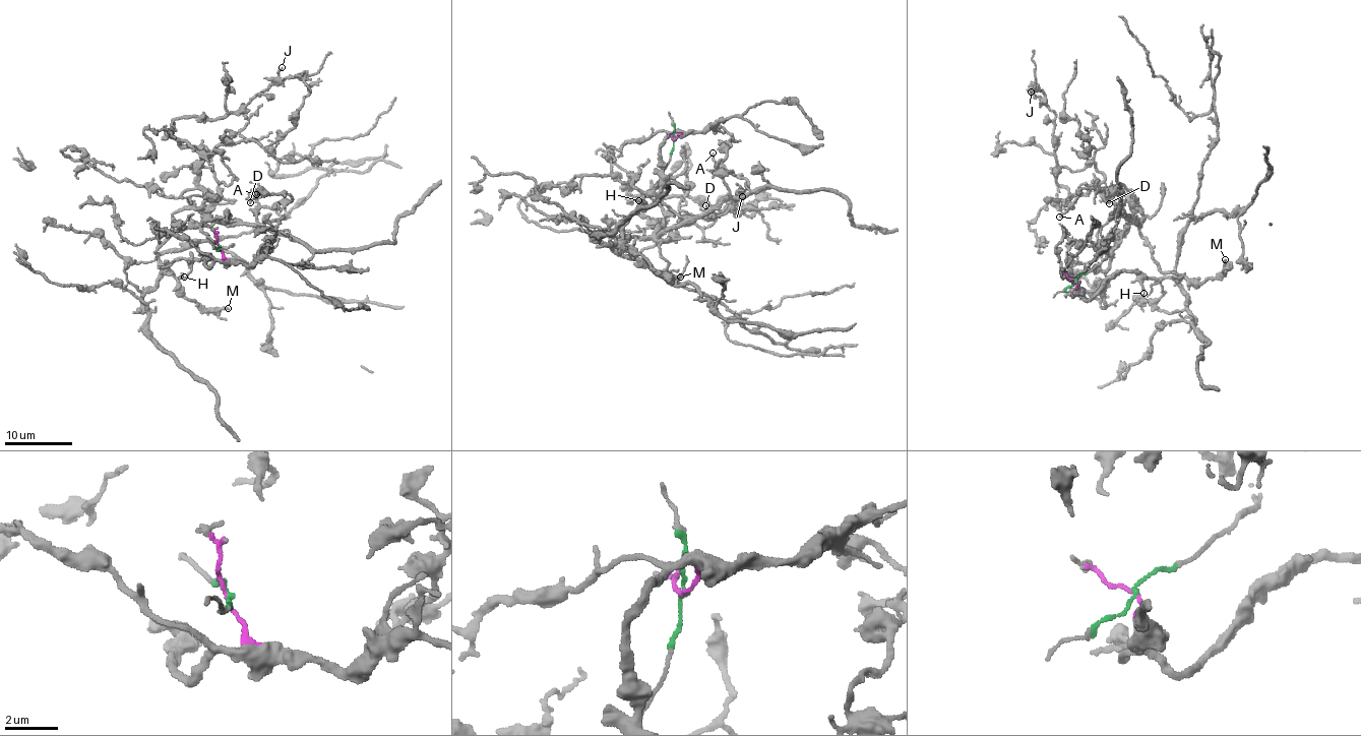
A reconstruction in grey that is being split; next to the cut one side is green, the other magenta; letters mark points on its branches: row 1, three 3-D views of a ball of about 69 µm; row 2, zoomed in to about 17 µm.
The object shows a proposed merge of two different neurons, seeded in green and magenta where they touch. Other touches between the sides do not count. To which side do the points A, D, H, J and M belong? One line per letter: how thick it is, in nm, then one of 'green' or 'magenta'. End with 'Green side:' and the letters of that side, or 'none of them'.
A: 150 nm thick; green
D: 140 nm thick; green
H: 160 nm thick; magenta
J: 120 nm thick; green
M: 200 nm thick; magenta
Green side: A, D, J

